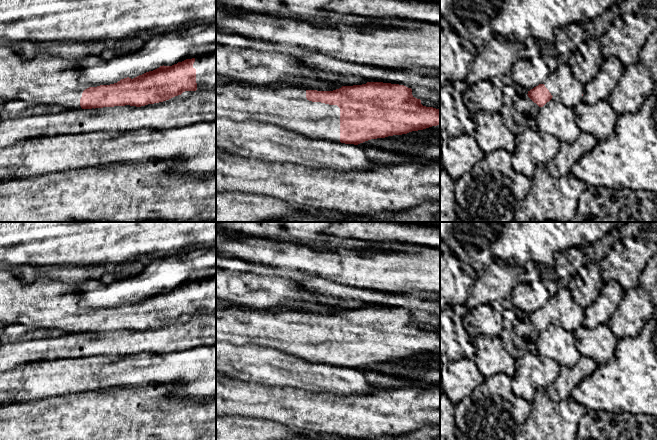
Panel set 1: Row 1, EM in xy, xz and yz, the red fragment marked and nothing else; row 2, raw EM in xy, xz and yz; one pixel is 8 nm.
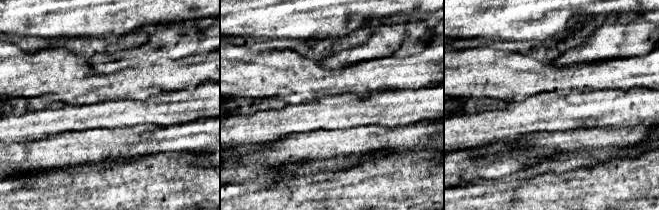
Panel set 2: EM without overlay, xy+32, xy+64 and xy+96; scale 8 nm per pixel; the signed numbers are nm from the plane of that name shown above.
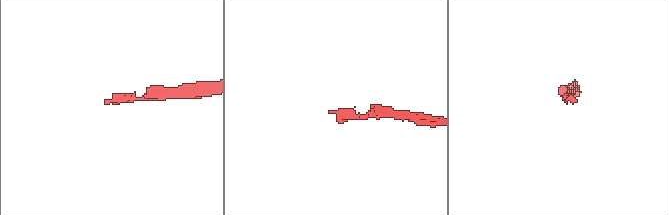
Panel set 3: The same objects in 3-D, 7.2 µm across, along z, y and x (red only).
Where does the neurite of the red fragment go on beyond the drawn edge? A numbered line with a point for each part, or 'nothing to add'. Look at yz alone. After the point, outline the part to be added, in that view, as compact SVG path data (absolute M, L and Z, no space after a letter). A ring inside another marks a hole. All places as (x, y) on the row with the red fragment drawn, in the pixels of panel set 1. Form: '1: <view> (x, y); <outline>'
1: yz (563, 86); M565 60L561 61L543 84L555 99L573 109L583 101L584 85L573 76Z

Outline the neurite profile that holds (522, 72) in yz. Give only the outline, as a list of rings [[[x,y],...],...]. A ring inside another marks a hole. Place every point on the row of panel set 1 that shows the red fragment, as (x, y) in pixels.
[[[526,56],[516,61],[510,69],[514,84],[524,87],[530,91],[539,84],[543,84],[546,78],[554,72],[561,61],[558,56]]]

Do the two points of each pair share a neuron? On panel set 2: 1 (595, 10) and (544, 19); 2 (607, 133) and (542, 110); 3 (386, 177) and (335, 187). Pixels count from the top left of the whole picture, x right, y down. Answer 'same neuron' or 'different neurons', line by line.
1: same neuron
2: different neurons
3: same neuron

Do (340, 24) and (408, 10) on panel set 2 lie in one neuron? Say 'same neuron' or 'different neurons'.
same neuron

